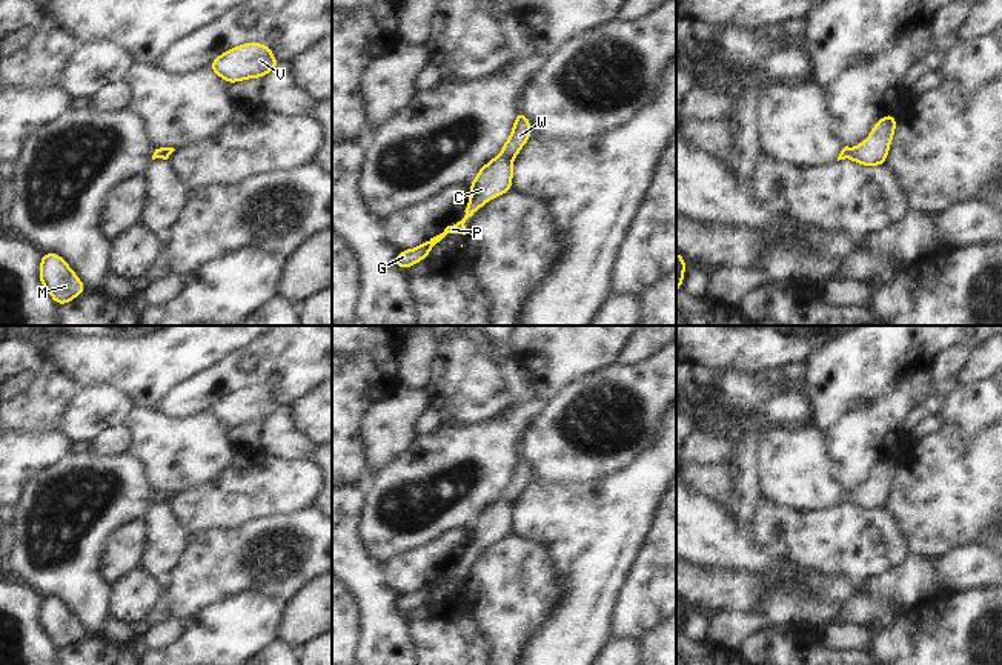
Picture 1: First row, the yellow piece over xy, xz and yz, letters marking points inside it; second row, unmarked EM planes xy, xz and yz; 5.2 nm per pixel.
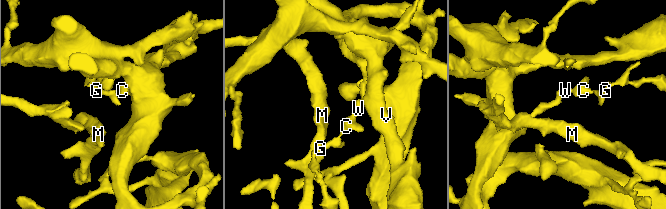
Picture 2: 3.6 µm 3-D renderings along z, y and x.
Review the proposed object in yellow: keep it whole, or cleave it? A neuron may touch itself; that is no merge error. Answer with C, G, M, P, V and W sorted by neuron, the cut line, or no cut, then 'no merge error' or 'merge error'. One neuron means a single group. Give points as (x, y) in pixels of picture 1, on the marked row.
C G M P V W; no cut; no merge error

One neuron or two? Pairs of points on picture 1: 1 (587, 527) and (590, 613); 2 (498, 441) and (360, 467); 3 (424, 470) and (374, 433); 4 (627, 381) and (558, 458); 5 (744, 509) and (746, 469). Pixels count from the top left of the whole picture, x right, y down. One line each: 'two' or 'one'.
1: one
2: two
3: two
4: one
5: one

